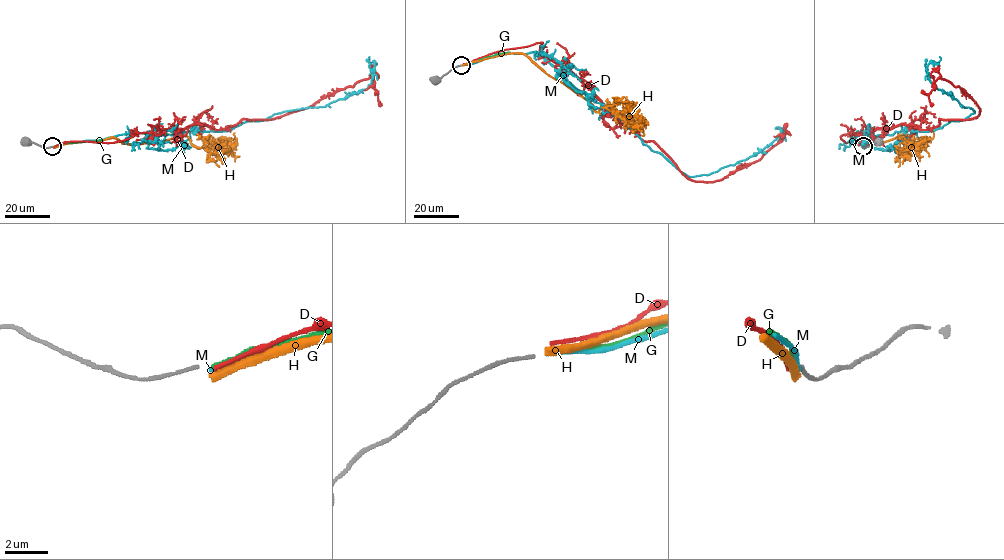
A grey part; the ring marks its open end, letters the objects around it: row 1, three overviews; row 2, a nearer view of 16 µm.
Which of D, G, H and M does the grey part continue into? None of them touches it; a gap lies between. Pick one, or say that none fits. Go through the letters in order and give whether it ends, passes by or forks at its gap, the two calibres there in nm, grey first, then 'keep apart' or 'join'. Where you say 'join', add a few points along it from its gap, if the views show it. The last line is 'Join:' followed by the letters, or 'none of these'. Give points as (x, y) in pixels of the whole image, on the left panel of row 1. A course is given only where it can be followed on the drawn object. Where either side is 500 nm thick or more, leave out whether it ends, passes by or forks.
D: it ends there; 140 nm thick on the grey side, 170 nm on the other; keep apart
G: it ends there; 140 nm thick on the grey side, 190 nm on the other; keep apart
H: it ends there; 140 nm thick on the grey side, 380 nm on the other; keep apart
M: it ends there; 140 nm thick on the grey side, 180 nm on the other; keep apart
Join: none of these

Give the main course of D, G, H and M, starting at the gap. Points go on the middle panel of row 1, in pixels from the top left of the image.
D: (463, 64), (541, 42), (549, 58), (696, 181), (722, 180), (789, 134)
G: (463, 65), (510, 52)
H: (462, 65), (525, 53), (586, 98), (594, 110), (612, 106), (618, 98), (644, 119), (646, 127)
M: (462, 65), (504, 53), (539, 53), (690, 177), (754, 156), (782, 129), (778, 141)

